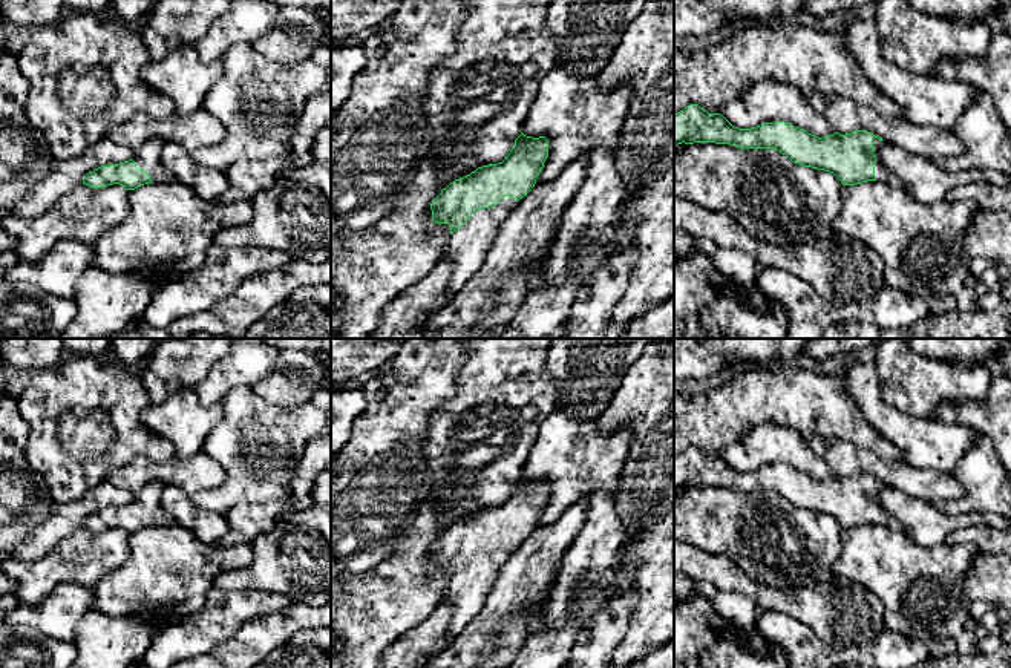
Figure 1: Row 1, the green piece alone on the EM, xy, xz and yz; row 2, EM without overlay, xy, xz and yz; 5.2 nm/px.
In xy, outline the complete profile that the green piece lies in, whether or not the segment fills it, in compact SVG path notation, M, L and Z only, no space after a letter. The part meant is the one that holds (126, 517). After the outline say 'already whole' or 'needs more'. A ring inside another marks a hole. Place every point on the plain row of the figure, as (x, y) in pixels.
M152 481L133 493L133 501L119 507L107 507L89 515L83 527L92 532L103 532L119 527L135 533L150 526L168 526L173 518L161 506L164 484Z; needs more

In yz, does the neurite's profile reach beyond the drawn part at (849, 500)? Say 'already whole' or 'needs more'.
needs more

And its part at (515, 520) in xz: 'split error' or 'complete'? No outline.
split error

